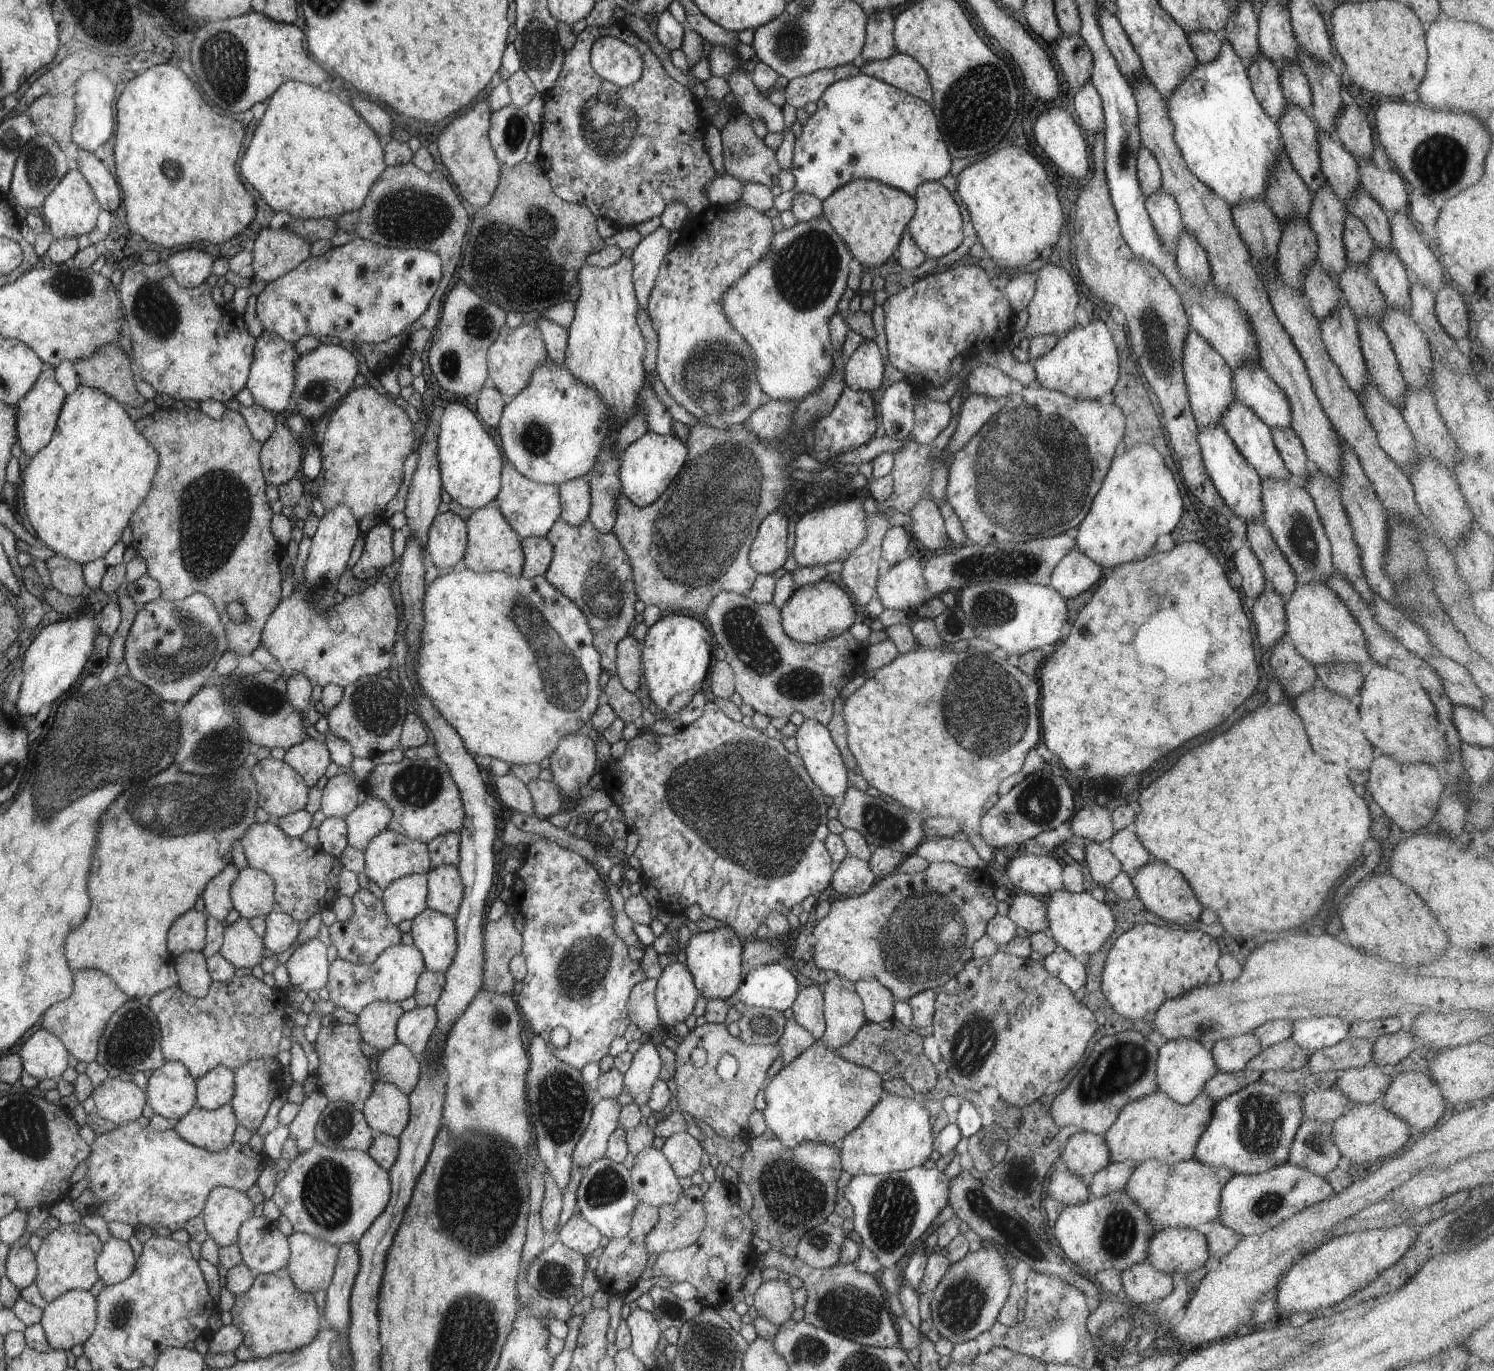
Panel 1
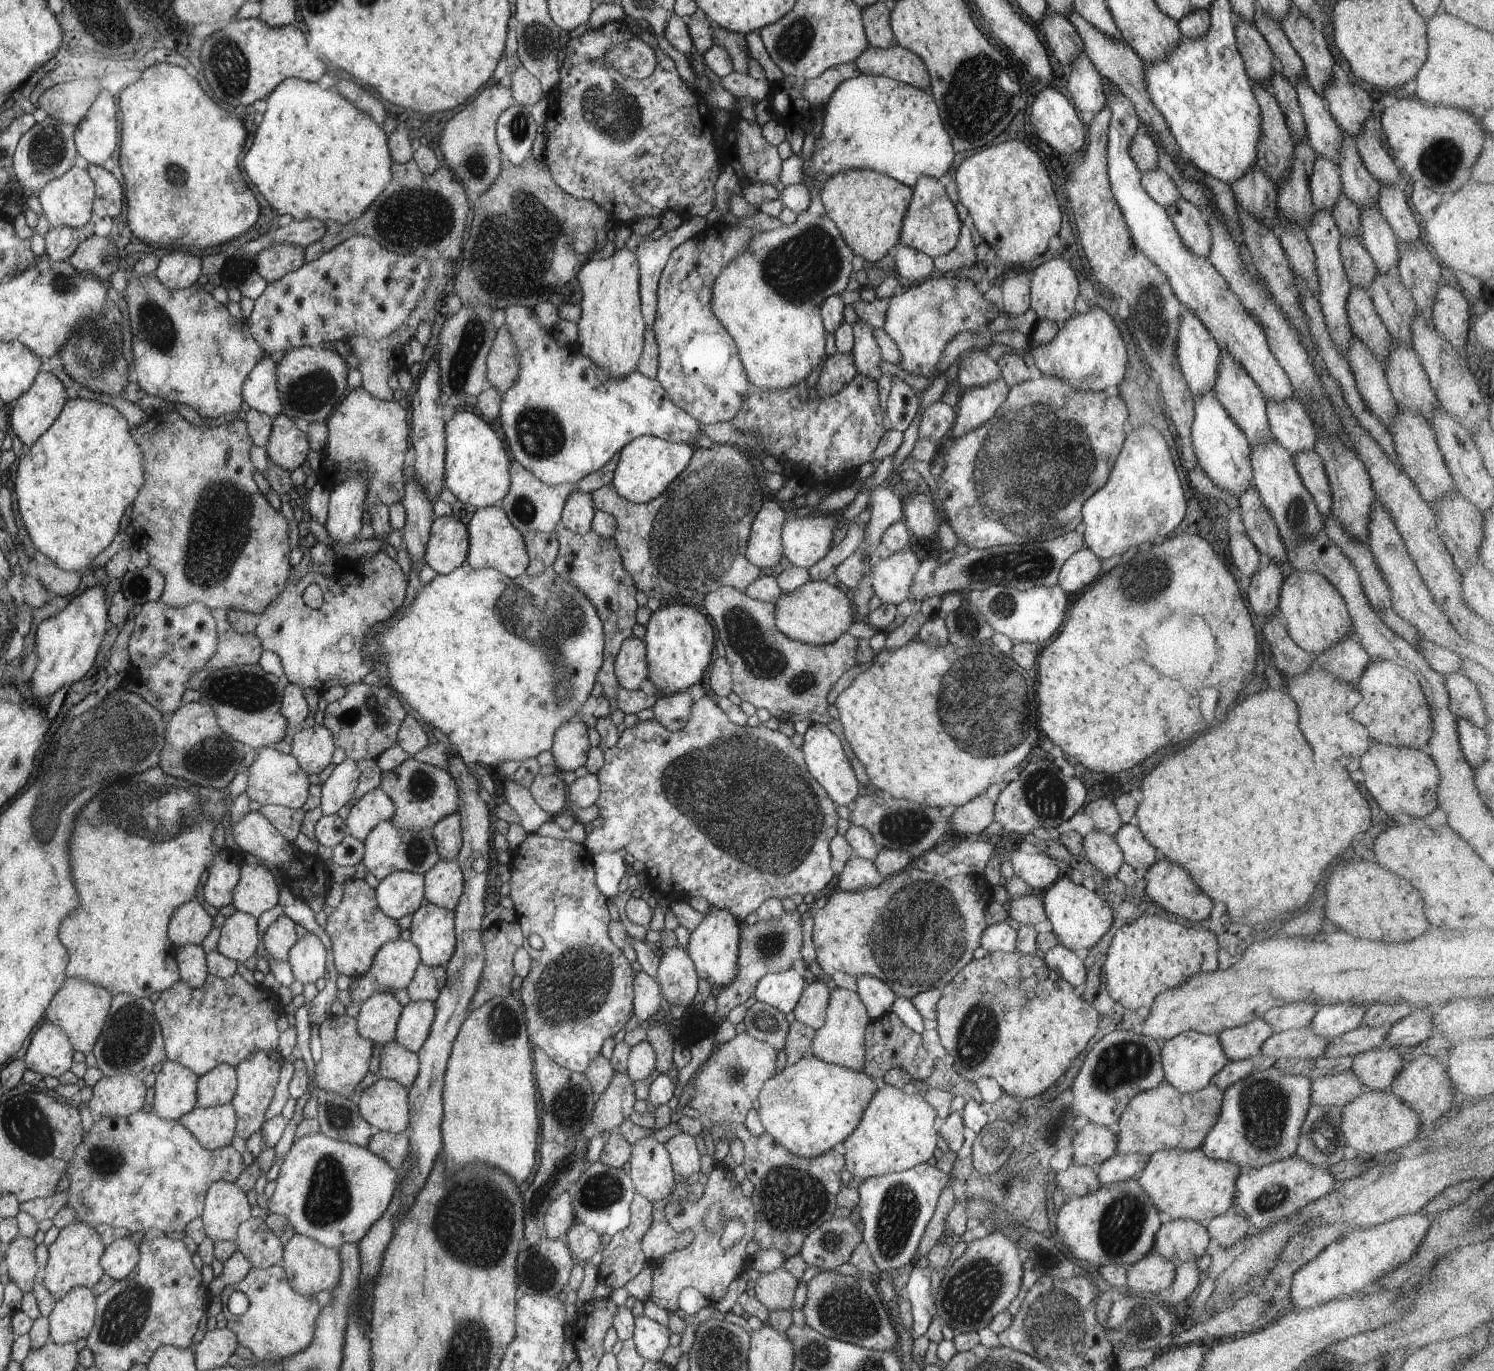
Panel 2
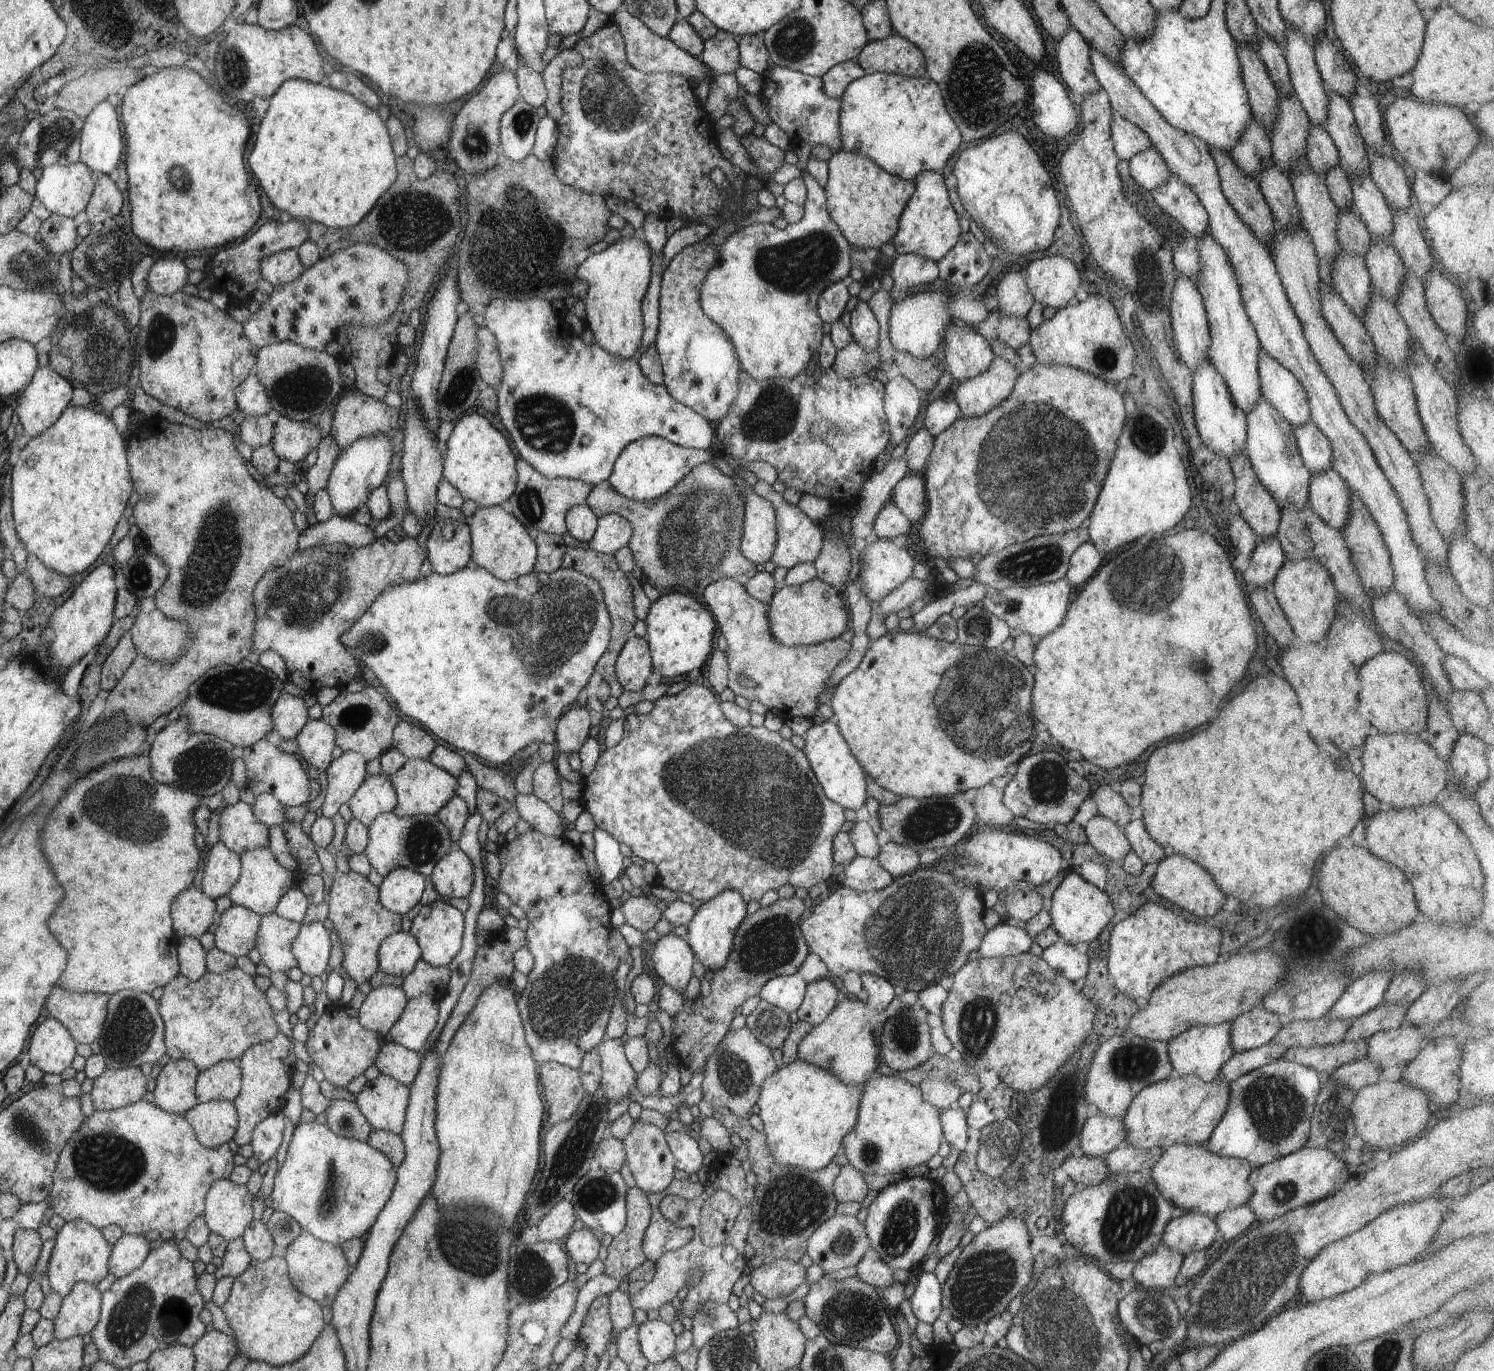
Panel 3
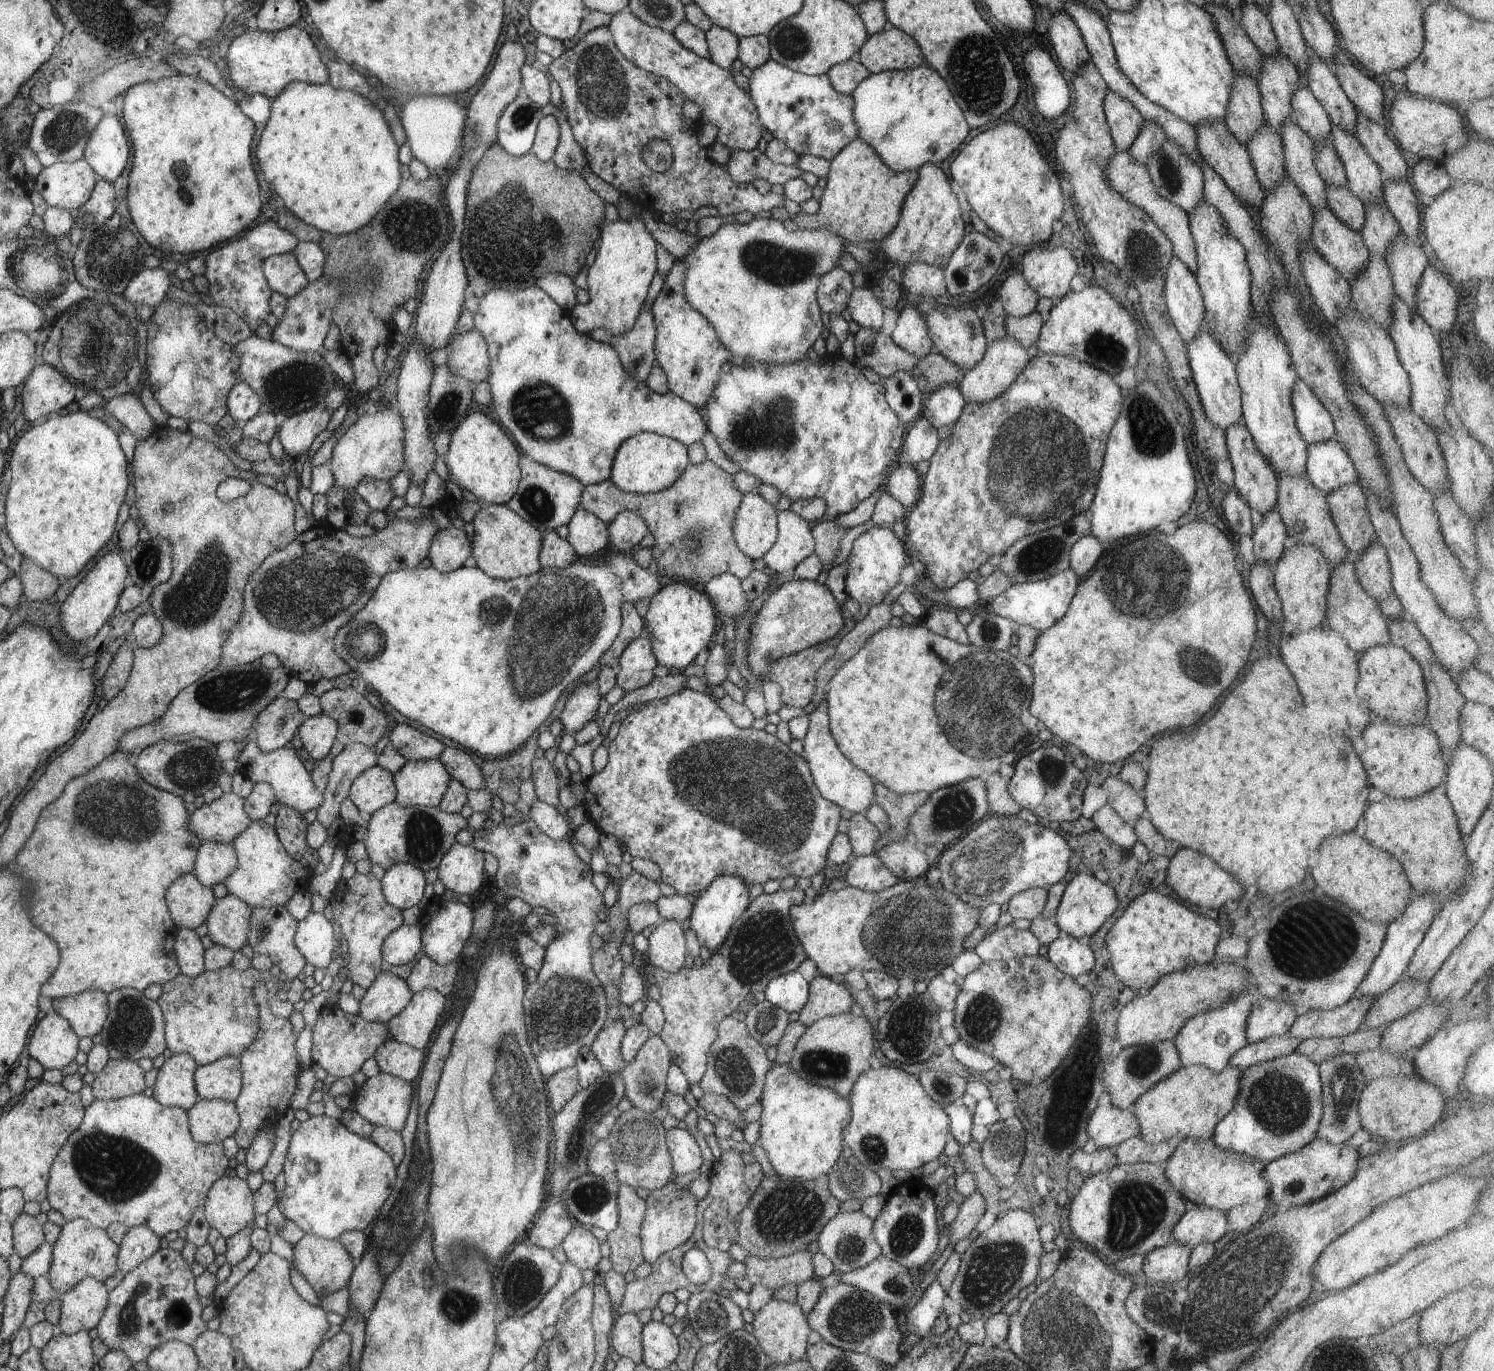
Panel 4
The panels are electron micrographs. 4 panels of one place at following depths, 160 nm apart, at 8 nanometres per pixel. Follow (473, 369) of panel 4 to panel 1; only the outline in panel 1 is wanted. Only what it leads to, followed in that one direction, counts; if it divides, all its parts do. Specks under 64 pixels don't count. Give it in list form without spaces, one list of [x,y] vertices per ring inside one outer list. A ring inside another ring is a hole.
[[[534,322],[516,328],[505,326],[488,352],[488,375],[507,401],[524,391],[533,379],[533,372],[547,360],[547,348],[541,330]]]

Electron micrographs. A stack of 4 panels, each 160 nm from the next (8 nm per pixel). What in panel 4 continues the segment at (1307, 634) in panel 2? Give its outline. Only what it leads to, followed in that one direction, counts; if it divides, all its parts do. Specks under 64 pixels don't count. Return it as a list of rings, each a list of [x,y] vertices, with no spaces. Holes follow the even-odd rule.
[[[1299,544],[1284,550],[1274,564],[1274,587],[1281,603],[1287,626],[1300,632],[1309,632],[1323,625],[1327,612],[1327,595],[1330,585],[1331,567],[1328,560],[1314,544]]]

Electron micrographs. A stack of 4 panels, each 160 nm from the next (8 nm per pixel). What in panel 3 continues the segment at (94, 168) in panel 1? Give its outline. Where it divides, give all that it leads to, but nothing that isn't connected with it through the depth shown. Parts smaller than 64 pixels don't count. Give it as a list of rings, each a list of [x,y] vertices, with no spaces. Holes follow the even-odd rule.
[[[98,174],[97,187],[94,188],[92,201],[85,208],[88,222],[98,224],[110,216],[120,214],[124,206],[124,196],[109,174]]]

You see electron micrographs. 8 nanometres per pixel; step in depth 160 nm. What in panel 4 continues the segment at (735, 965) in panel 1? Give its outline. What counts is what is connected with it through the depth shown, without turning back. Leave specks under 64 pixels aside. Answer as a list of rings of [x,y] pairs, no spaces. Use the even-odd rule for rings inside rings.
[[[722,874],[716,876],[704,892],[693,898],[692,913],[689,917],[690,929],[696,933],[700,947],[706,946],[708,950],[714,952],[722,946],[722,942],[726,940],[734,922],[742,916],[750,905],[750,889],[742,878]]]

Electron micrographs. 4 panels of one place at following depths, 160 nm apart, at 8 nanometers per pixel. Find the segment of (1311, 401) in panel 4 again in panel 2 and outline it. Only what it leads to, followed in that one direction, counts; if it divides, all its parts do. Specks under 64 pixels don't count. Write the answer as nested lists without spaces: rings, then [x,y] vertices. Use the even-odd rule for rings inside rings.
[[[1115,85],[1110,96],[1107,96],[1107,104],[1110,104],[1112,112],[1108,132],[1108,179],[1114,199],[1126,218],[1134,246],[1140,252],[1144,252],[1150,260],[1154,260],[1154,264],[1158,264],[1158,268],[1166,274],[1170,287],[1182,307],[1200,316],[1202,324],[1218,342],[1220,350],[1228,352],[1230,356],[1234,356],[1236,362],[1242,364],[1242,368],[1252,376],[1252,380],[1262,390],[1266,402],[1272,400],[1280,404],[1288,398],[1295,398],[1292,382],[1270,351],[1262,328],[1250,316],[1250,312],[1246,312],[1238,296],[1230,290],[1226,280],[1214,268],[1212,262],[1208,258],[1196,256],[1194,252],[1190,252],[1190,248],[1186,248],[1166,208],[1152,200],[1144,191],[1142,173],[1128,152],[1134,134],[1142,129],[1134,106]]]

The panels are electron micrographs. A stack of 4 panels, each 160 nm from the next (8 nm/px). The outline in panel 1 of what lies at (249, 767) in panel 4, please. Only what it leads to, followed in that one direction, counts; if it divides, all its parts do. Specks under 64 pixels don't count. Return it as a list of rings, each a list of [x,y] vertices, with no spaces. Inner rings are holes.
[[[268,757],[251,768],[257,781],[260,808],[272,819],[304,809],[308,786],[304,777],[284,760]]]

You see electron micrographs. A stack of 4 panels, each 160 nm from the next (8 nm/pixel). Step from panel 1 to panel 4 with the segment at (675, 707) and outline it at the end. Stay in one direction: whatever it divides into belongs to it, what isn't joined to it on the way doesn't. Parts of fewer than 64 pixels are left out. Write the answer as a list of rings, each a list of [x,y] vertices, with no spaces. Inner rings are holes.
[[[679,582],[662,587],[662,592],[650,600],[650,608],[643,618],[658,665],[666,666],[670,671],[682,670],[695,662],[698,654],[708,647],[716,632],[716,623],[720,621],[712,602],[700,587]]]

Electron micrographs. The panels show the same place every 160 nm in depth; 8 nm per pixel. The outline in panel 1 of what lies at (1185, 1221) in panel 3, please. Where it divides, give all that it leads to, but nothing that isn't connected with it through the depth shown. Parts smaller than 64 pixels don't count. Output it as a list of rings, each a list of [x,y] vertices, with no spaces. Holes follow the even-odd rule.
[[[1166,1226],[1155,1232],[1149,1241],[1149,1252],[1147,1254],[1147,1261],[1166,1274],[1180,1274],[1188,1275],[1190,1272],[1198,1268],[1202,1268],[1208,1260],[1209,1249],[1207,1246],[1207,1239],[1204,1234],[1199,1232],[1197,1229],[1192,1228],[1177,1228]]]

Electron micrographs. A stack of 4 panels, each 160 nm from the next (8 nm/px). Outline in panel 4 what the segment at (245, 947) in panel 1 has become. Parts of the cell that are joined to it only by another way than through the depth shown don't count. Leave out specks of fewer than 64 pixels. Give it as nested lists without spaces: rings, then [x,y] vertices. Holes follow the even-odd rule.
[[[227,894],[224,898],[220,898],[217,904],[214,904],[213,911],[206,920],[208,936],[214,944],[230,948],[232,951],[240,951],[244,944],[248,945],[248,924],[252,924],[252,915],[252,907],[245,904],[240,897]]]

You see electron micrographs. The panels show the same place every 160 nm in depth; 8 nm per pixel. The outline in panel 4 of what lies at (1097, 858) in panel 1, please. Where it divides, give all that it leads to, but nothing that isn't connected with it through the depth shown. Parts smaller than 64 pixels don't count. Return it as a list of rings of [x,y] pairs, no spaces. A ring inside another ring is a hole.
[[[1108,804],[1100,808],[1091,820],[1095,829],[1100,830],[1107,840],[1122,846],[1124,850],[1131,850],[1138,841],[1134,826],[1122,820],[1120,814]]]

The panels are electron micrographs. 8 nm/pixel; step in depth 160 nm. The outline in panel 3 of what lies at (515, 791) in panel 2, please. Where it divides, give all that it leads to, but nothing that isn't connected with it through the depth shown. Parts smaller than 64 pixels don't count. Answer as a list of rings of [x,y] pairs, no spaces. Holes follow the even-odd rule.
[[[518,793],[515,805],[520,813],[520,818],[530,824],[533,830],[556,838],[567,834],[567,825],[561,818],[561,814],[552,810],[546,802],[542,802],[534,794]]]

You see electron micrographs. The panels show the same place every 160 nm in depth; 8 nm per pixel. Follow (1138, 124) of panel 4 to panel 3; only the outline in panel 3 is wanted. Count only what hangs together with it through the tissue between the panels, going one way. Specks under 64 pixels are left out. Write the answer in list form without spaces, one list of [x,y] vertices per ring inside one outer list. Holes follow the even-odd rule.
[[[1112,113],[1111,116],[1110,132],[1113,148],[1119,160],[1130,161],[1132,156],[1151,146],[1149,137],[1136,124],[1116,113]]]

